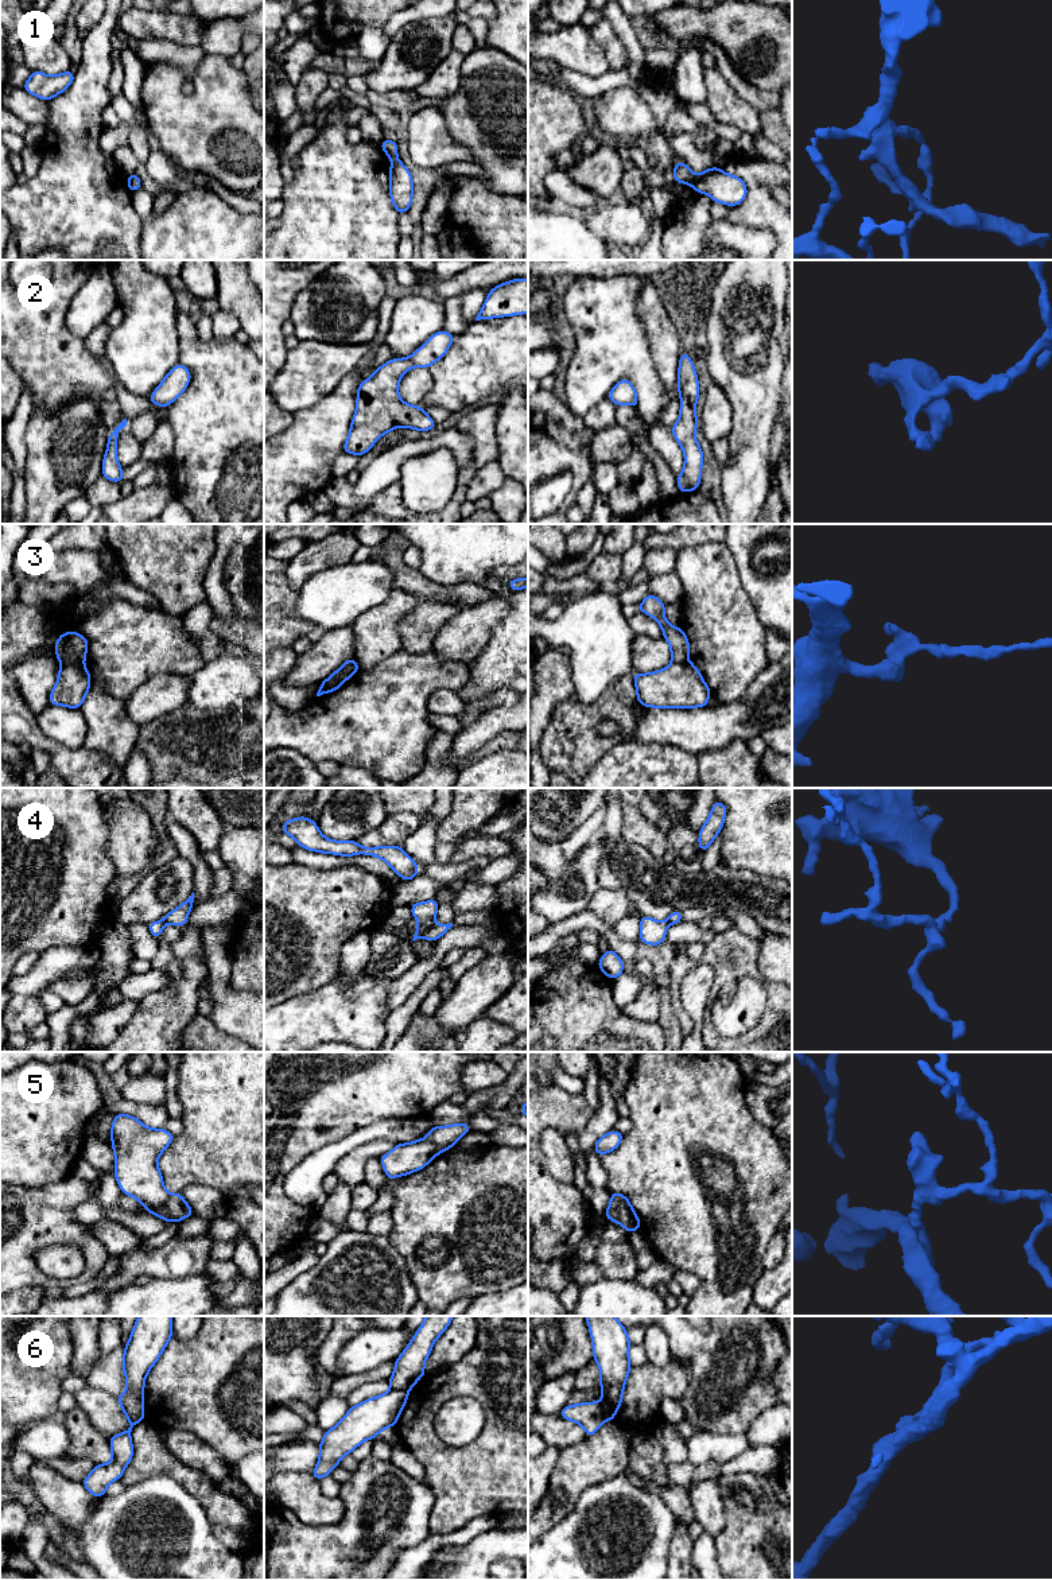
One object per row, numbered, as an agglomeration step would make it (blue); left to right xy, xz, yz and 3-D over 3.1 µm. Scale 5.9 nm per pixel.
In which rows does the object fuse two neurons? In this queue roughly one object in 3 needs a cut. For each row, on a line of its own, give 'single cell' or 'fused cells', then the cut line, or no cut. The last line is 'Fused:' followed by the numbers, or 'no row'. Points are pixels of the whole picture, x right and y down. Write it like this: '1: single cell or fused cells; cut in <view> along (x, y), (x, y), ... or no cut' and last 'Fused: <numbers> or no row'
1: fused cells; cut in yz along (694, 175), (691, 183)
2: single cell; no cut
3: fused cells; cut in xy along (62, 662), (78, 662), (82, 664)
4: fused cells; cut in xz along (433, 923), (420, 936)
5: fused cells; cut in xy along (169, 1195), (167, 1215), (173, 1221)
6: fused cells; cut in yz along (600, 1401), (605, 1419)
Fused: 1, 3, 4, 5, 6

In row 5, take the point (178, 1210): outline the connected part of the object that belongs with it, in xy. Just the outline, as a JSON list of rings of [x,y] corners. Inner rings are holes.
[[[180,1193],[170,1195],[167,1200],[167,1212],[172,1222],[180,1222],[194,1214],[193,1208]]]

